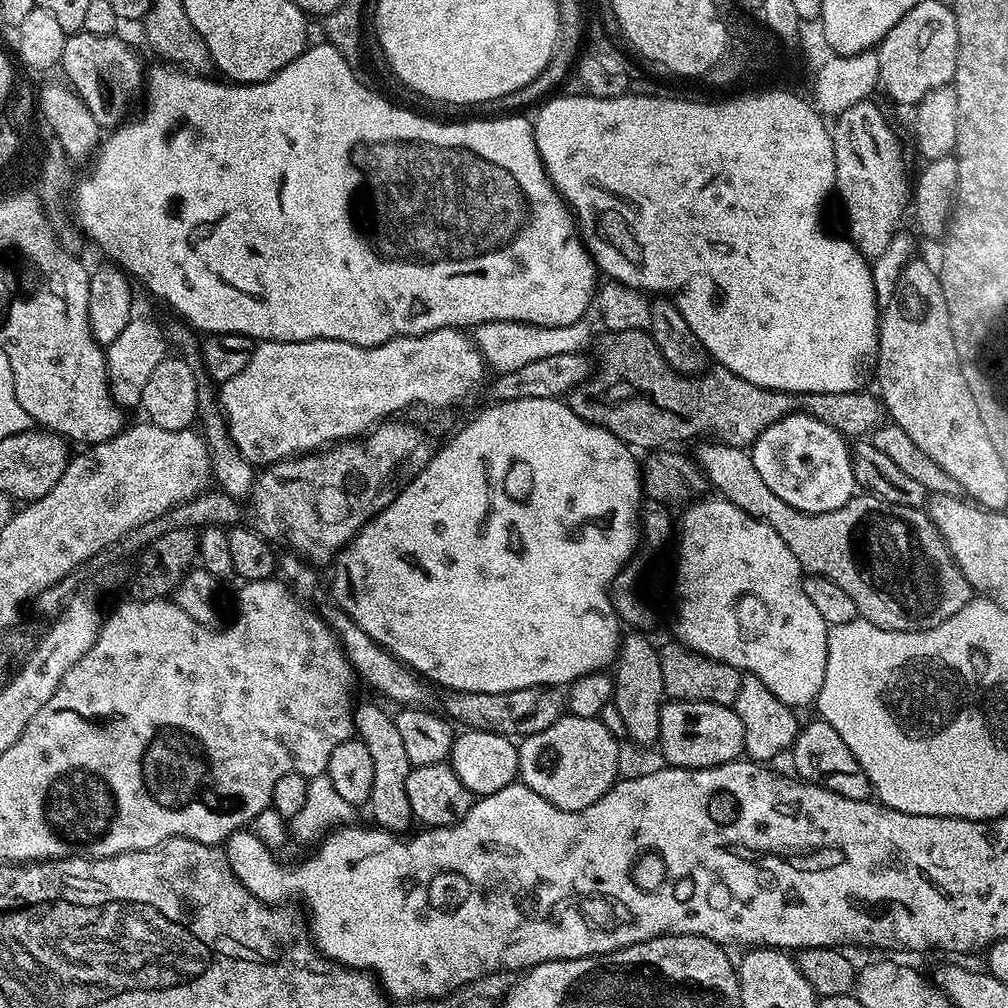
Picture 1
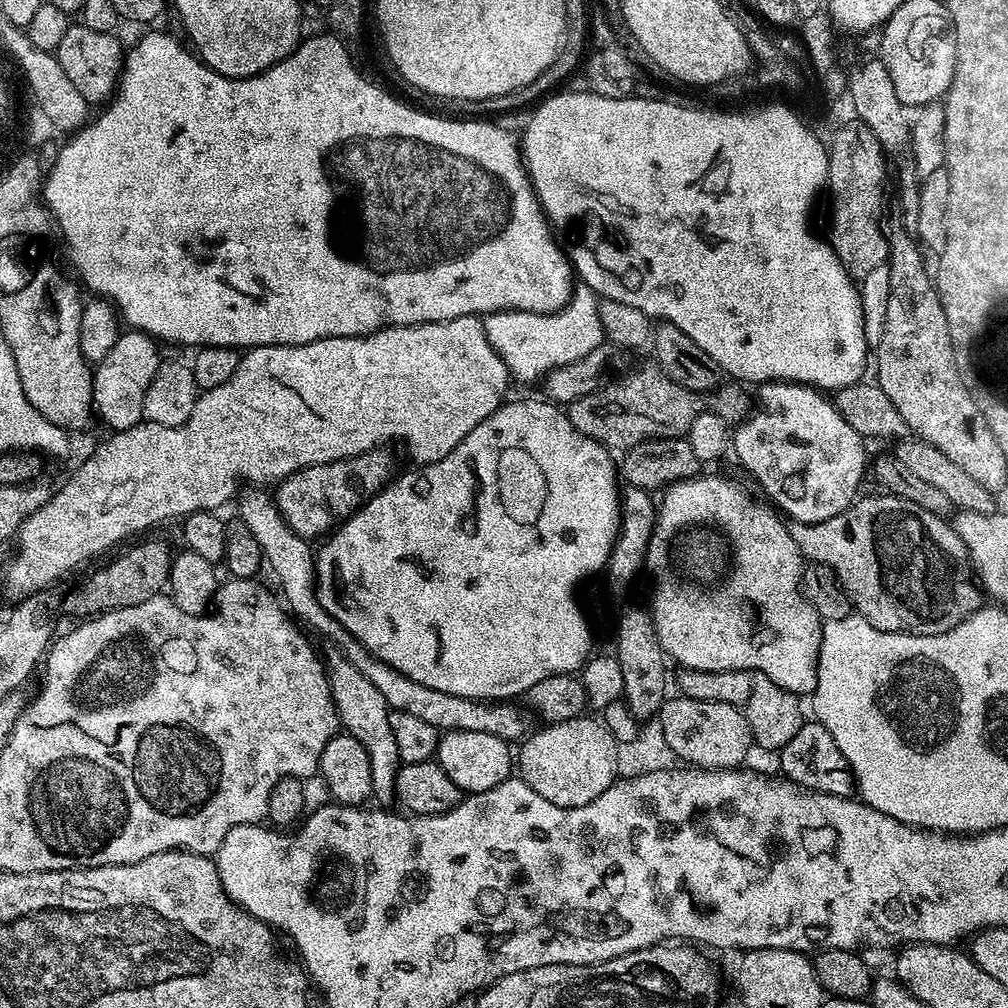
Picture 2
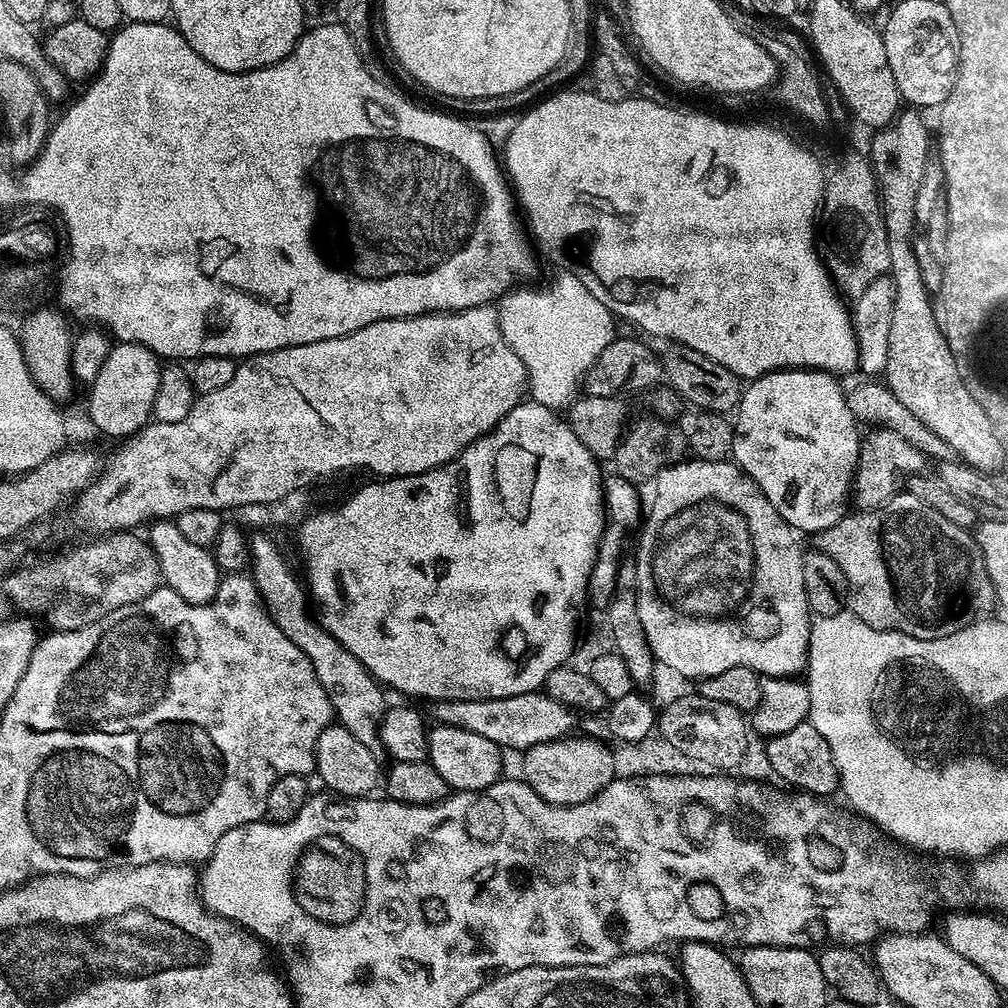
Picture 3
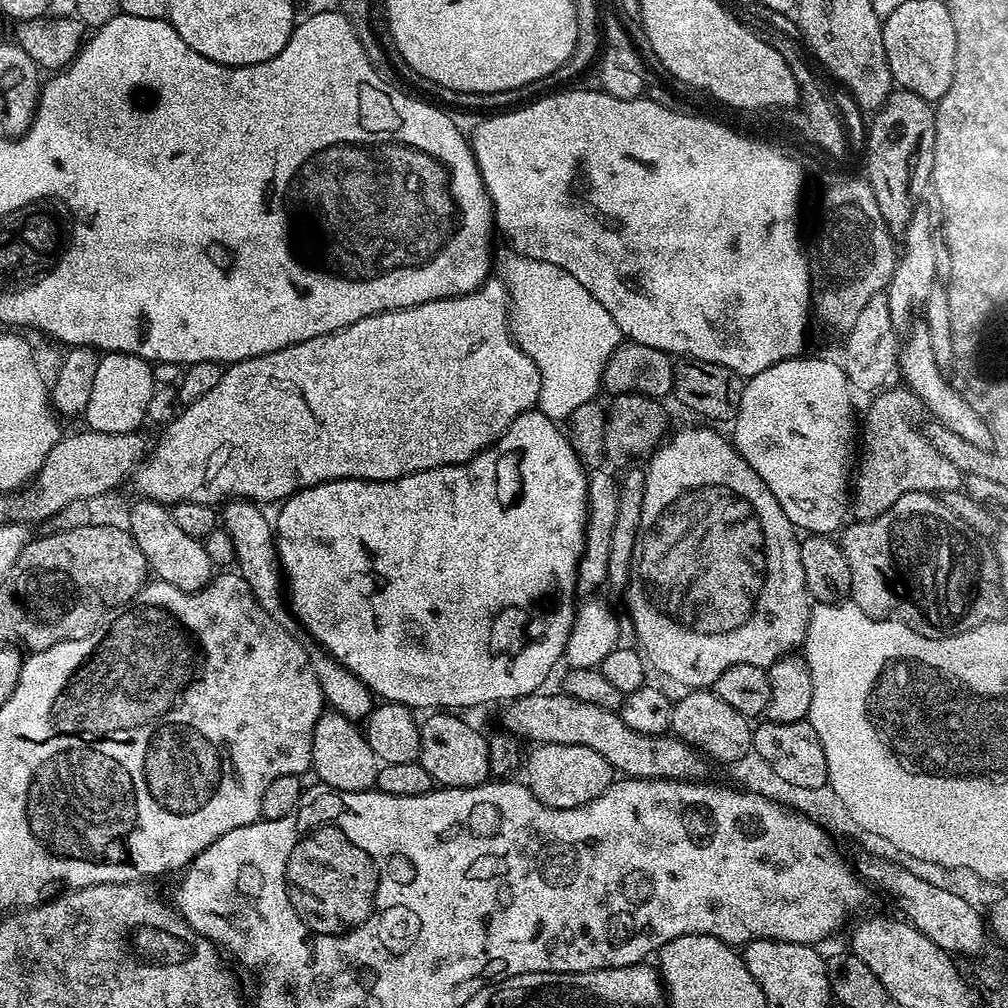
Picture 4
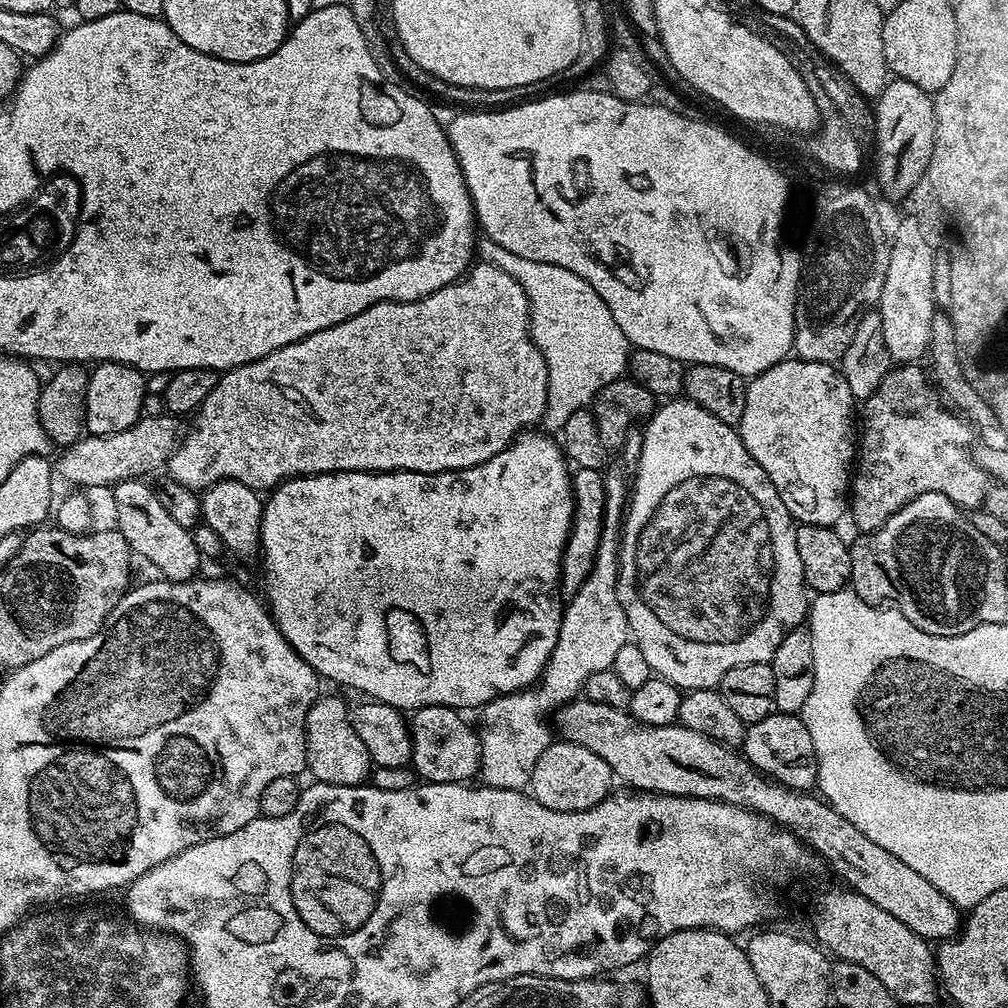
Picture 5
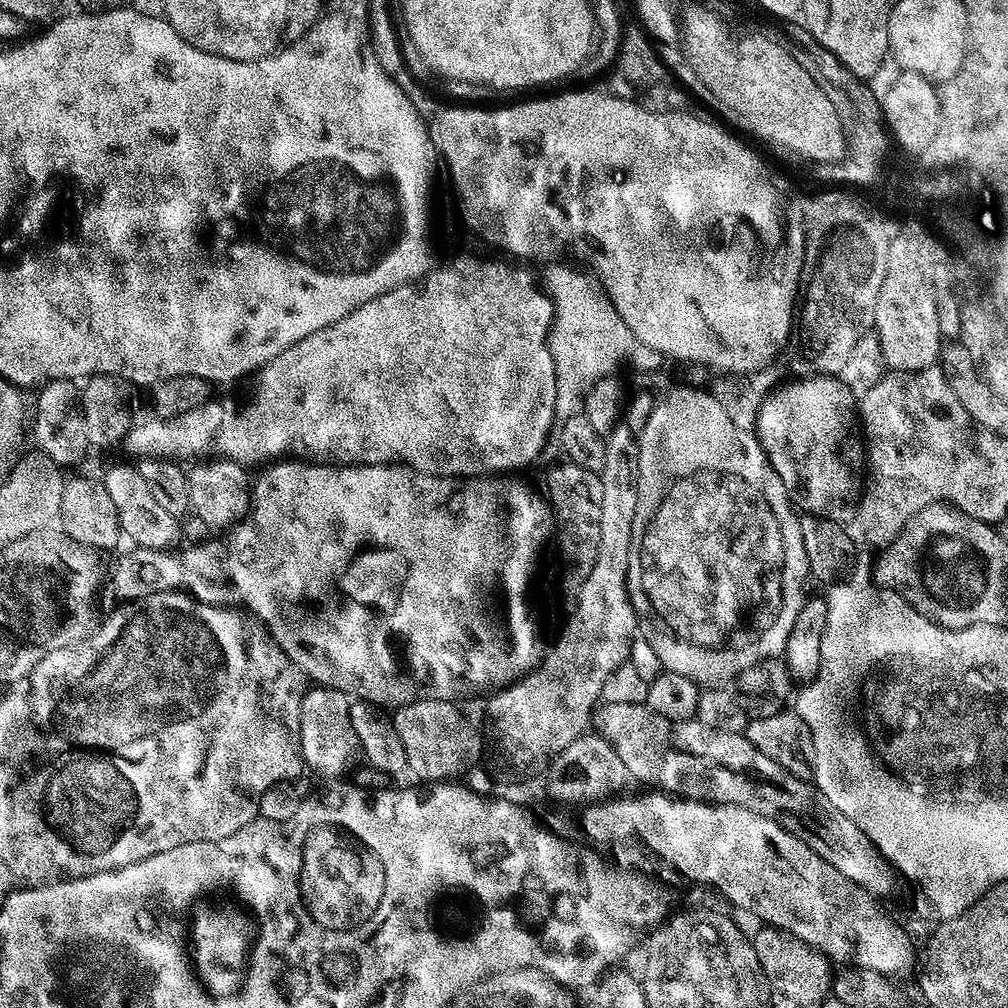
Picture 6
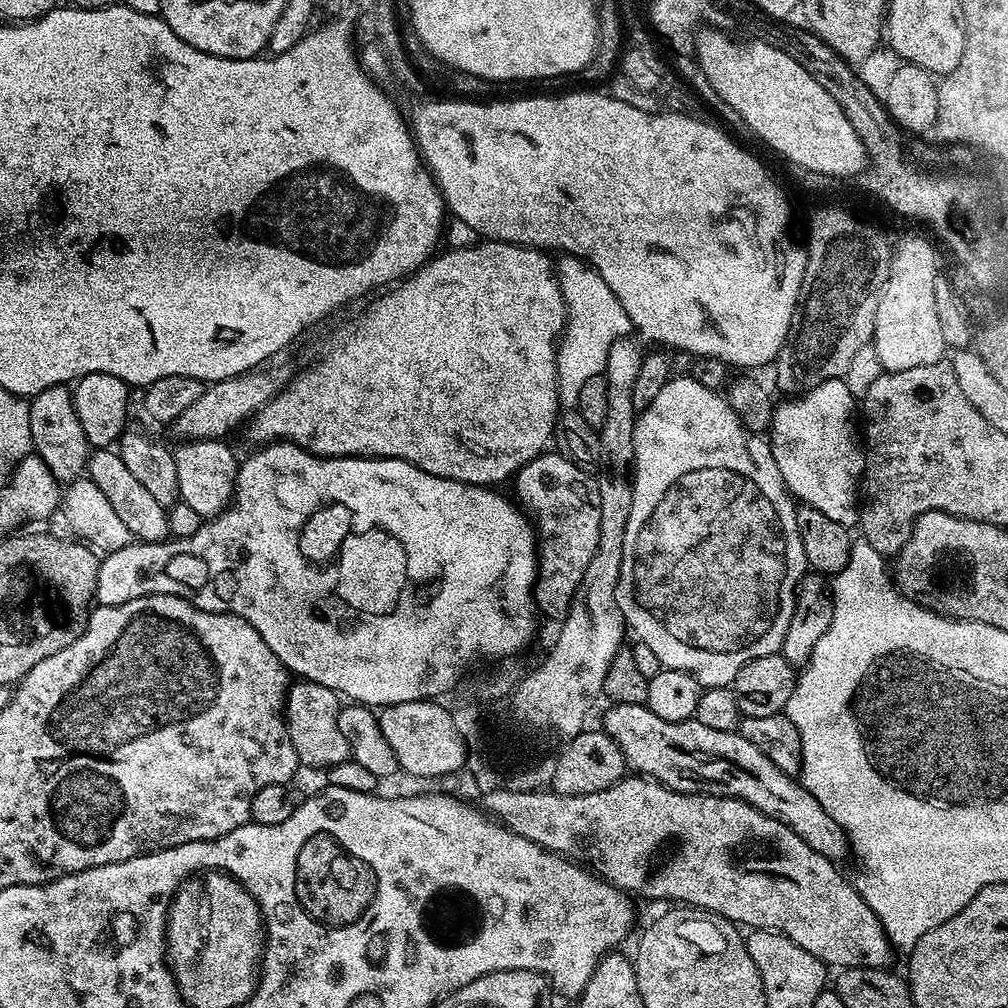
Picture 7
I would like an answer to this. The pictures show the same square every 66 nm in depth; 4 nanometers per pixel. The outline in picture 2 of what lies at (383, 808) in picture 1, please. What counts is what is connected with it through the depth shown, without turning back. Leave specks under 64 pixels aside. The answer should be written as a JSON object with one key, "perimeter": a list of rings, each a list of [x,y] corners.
{"perimeter":[[[335,646],[323,649],[322,659],[326,665],[330,694],[340,715],[340,728],[347,735],[358,738],[362,742],[362,750],[366,750],[366,758],[370,758],[370,782],[372,783],[372,796],[380,800],[392,800],[396,795],[396,775],[402,763],[398,754],[398,742],[394,739],[394,730],[390,730],[390,709],[386,698],[377,687],[350,662],[344,653]]]}

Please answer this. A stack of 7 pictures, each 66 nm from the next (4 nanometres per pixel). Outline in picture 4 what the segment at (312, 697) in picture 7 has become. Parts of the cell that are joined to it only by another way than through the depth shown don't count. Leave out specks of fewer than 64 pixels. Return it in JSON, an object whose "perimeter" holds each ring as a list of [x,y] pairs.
{"perimeter":[[[323,712],[312,731],[312,768],[318,772],[321,784],[339,792],[367,792],[375,789],[380,766],[380,761],[377,760],[374,750],[370,750],[368,740],[358,727],[357,721],[347,720],[340,712]]]}

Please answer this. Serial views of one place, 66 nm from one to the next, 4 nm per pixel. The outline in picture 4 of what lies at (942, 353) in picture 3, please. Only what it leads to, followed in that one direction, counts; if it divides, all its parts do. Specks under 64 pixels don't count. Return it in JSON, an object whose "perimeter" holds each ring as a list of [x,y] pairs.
{"perimeter":[[[918,326],[908,336],[908,341],[903,341],[898,355],[898,376],[901,376],[903,383],[916,393],[919,403],[924,404],[932,411],[932,416],[943,427],[954,430],[961,438],[966,438],[967,442],[972,442],[975,446],[991,449],[994,441],[992,431],[989,430],[987,422],[978,415],[970,406],[968,397],[963,391],[954,389],[948,385],[945,373],[938,366],[934,358],[934,350],[930,346],[930,334],[924,326]]]}

